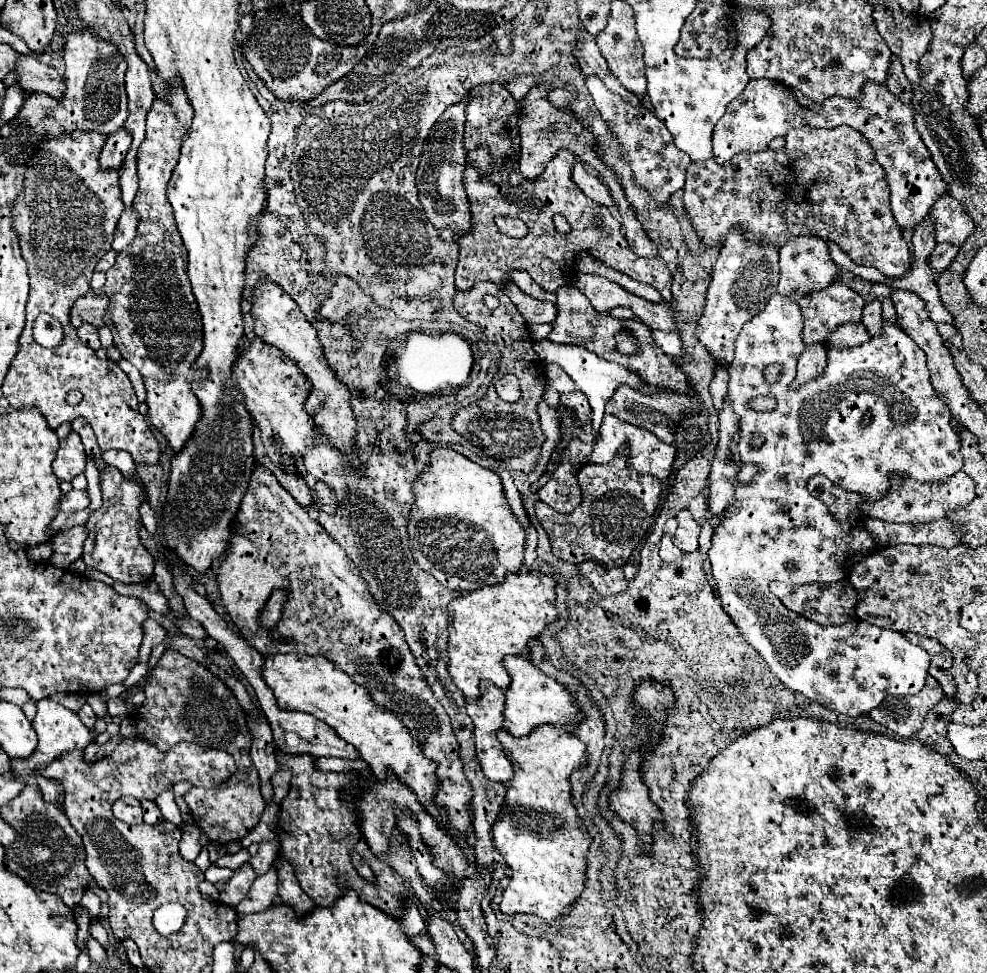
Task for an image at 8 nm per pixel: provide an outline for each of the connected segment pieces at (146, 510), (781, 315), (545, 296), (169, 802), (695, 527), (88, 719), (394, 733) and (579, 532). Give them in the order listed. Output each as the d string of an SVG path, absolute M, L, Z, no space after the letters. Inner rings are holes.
M147 499L141 503L139 513L141 513L141 521L143 521L143 525L149 529L149 533L155 533L155 529L157 529L157 521L155 521L155 513L153 513L153 509L149 507Z
M771 293L769 303L757 313L747 325L743 325L735 341L735 359L729 365L729 393L727 399L735 415L739 417L739 455L743 463L755 463L759 471L749 485L743 485L735 477L735 499L725 507L725 517L721 519L717 531L713 533L713 545L709 549L709 561L713 565L713 577L717 579L721 603L725 613L737 625L741 635L753 645L761 657L769 663L771 671L793 691L803 693L811 701L827 705L837 713L851 717L867 715L889 695L915 695L923 689L929 655L925 649L909 643L901 633L891 629L873 631L807 631L793 629L793 625L777 625L773 619L765 619L765 587L771 581L783 581L789 585L811 585L811 583L837 583L845 579L853 567L869 557L877 543L874 536L865 529L865 517L849 522L838 522L823 501L817 501L807 491L807 481L811 475L831 475L833 463L843 463L843 489L855 491L863 501L879 501L891 489L889 477L903 475L925 483L947 483L957 471L963 469L963 455L959 451L959 435L951 425L949 407L935 395L929 369L925 365L923 349L899 327L885 321L883 337L871 339L859 347L849 347L843 351L827 351L825 371L799 389L791 389L792 378L796 377L797 355L805 351L801 339L803 331L801 307L783 297L781 293ZM771 363L781 363L785 367L781 379L767 385L763 379L763 367ZM757 395L773 395L777 407L767 413L757 413L747 409L747 401ZM865 415L871 415L871 423L861 427ZM763 433L765 443L759 451L751 449L751 435ZM787 563L795 563L797 569L787 569Z
M511 271L511 273L509 273L509 279L511 279L523 293L527 293L527 295L539 299L539 301L551 301L551 303L555 303L555 295L553 295L553 293L547 293L547 291L543 291L539 285L535 285L535 281L527 275L527 271Z
M171 787L165 789L165 791L161 791L161 795L157 797L157 807L161 809L161 813L163 813L163 817L165 817L167 821L175 823L177 827L183 825L183 821L181 821L181 813L179 813L175 801L173 801L173 789L171 789Z
M683 509L679 515L677 515L677 521L679 521L679 527L673 535L673 543L685 551L685 553L693 553L697 551L697 537L699 537L699 523L691 517L691 513L687 509Z
M83 705L81 707L81 711L79 711L79 717L81 717L81 721L83 721L83 725L89 729L89 731L95 731L95 721L97 721L97 717L95 717L95 713L93 713L93 709L91 709L91 705Z
M293 653L267 655L263 661L263 681L273 691L279 709L311 713L313 717L325 721L329 727L333 727L337 731L337 735L341 739L351 743L361 753L361 759L365 759L369 763L369 767L373 769L377 779L383 781L387 777L387 773L395 773L397 779L403 781L417 795L417 799L425 805L425 811L439 819L439 809L435 809L435 803L433 803L433 793L437 789L435 763L429 761L427 757L423 757L421 745L407 733L407 729L403 729L401 721L393 713L375 709L371 697L367 697L367 691L361 685L357 685L355 681L351 681L351 677L347 677L343 671L335 669L335 665L331 665L331 661L327 661L323 655L293 655Z
M621 445L619 453L613 461L607 464L585 465L583 469L578 470L577 479L579 479L579 485L583 491L583 503L571 515L559 515L549 505L539 503L537 519L549 535L555 557L559 557L567 563L573 563L573 565L581 565L583 561L595 561L595 563L603 565L605 569L615 569L615 567L623 567L629 561L631 551L635 547L639 547L643 543L643 539L649 535L649 529L655 521L655 511L659 505L661 485L657 477L641 475L641 473L633 471L627 463L627 453L629 453L629 447Z

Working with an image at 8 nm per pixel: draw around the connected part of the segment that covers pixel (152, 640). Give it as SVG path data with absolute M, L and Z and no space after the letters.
M145 619L143 621L143 643L141 643L141 649L139 649L139 661L141 663L147 663L149 661L149 655L151 655L151 649L157 647L161 641L165 641L165 629L153 621L153 619Z

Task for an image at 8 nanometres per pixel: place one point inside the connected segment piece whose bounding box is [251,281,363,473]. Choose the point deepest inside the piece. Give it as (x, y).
(278, 321)

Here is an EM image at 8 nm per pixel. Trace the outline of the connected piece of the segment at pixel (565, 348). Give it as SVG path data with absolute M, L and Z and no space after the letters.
M543 339L543 341L537 341L535 343L535 353L539 353L539 357L545 361L545 363L557 363L571 379L573 383L577 385L579 391L583 391L589 399L589 405L593 409L593 429L597 431L599 425L601 425L601 419L605 415L605 403L611 399L611 395L621 387L621 385L629 385L633 389L641 389L643 381L639 381L639 377L635 379L635 375L631 377L631 371L623 369L619 363L611 363L611 361L605 361L601 357L597 357L595 353L583 349L583 347L577 347L577 345L559 345L559 343L553 343L549 339Z

